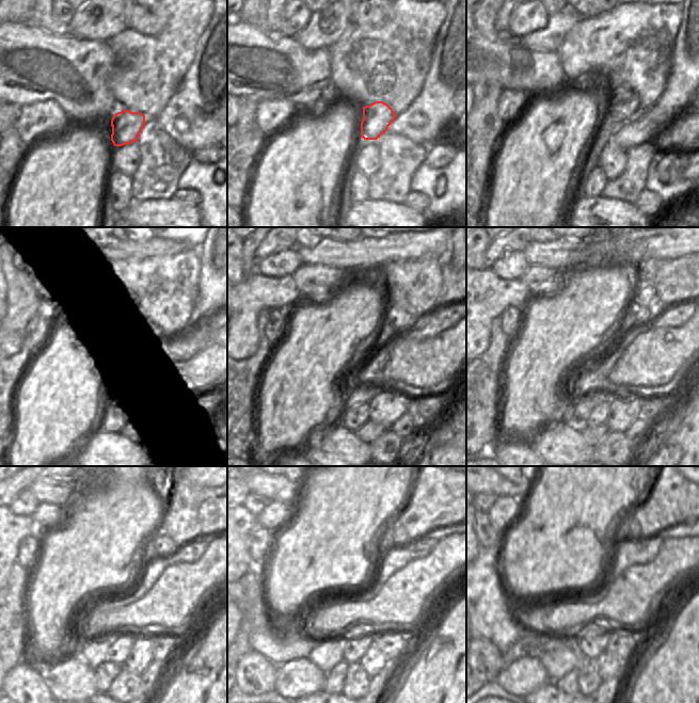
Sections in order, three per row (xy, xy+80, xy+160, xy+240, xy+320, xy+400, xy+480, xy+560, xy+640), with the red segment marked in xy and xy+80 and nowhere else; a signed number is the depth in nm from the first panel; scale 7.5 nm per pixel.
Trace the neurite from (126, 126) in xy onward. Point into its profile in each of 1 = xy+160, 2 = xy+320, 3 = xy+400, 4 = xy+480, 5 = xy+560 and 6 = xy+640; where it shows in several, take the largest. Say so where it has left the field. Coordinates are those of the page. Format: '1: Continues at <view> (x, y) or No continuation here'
1: Continues at xy+160 (623, 104)
2: Continues at xy+320 (395, 319)
3: Continues at xy+400 (634, 313)
4: Continues at xy+480 (156, 543)
5: Continues at xy+560 (393, 533)
6: Continues at xy+640 (628, 526).

